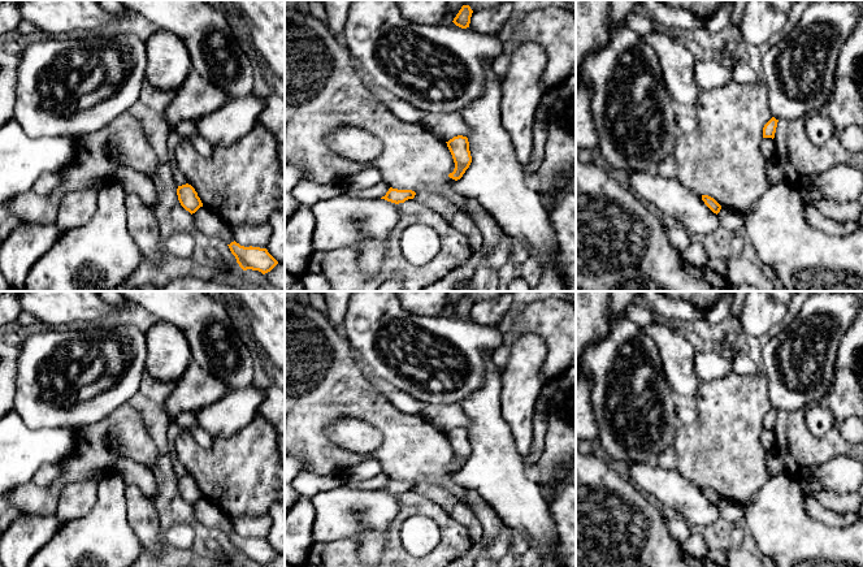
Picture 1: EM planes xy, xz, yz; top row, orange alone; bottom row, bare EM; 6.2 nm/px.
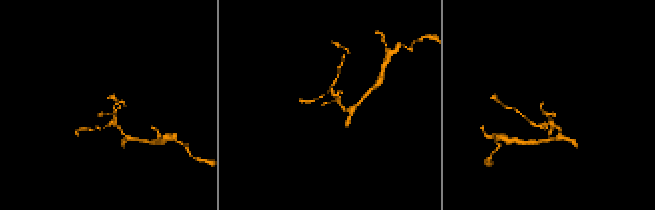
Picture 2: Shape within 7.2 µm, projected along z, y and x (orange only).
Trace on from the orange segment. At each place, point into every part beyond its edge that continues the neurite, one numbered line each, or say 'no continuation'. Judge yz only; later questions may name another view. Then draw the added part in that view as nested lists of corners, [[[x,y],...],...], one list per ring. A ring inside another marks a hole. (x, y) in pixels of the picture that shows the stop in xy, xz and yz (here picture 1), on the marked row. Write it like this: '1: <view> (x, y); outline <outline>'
no continuation

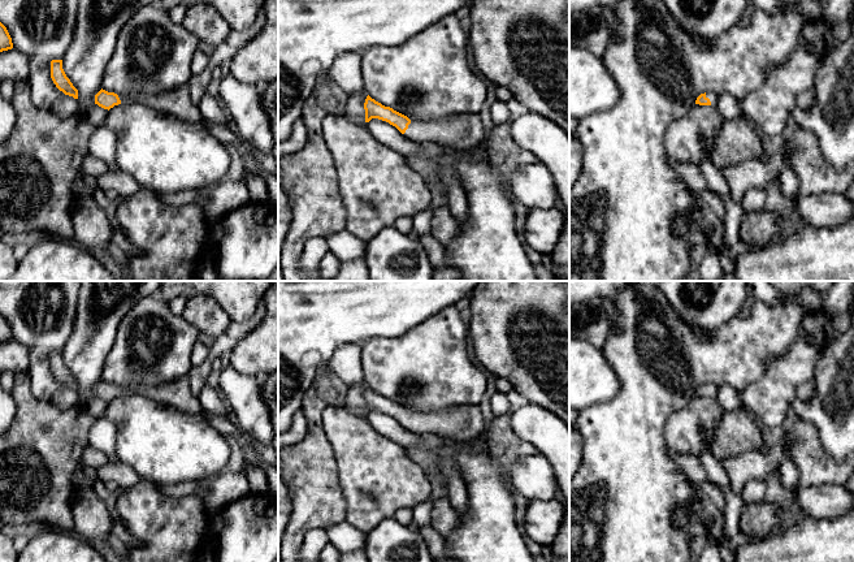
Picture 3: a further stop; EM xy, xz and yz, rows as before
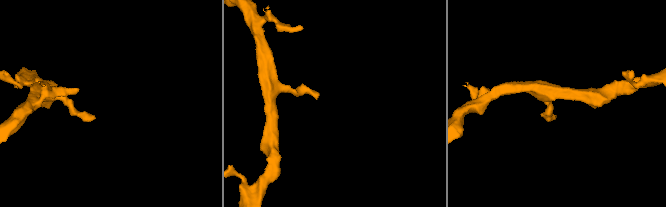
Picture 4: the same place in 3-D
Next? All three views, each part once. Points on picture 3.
1: xz (460, 132); outline [[[459,114],[439,120],[411,120],[404,137],[415,143],[435,142],[454,151],[474,148],[485,138],[480,114]]]

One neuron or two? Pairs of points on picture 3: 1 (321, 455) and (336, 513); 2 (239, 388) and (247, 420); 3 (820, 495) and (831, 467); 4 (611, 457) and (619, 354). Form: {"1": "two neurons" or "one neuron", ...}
{"1": "one neuron", "2": "one neuron", "3": "two neurons", "4": "one neuron"}

